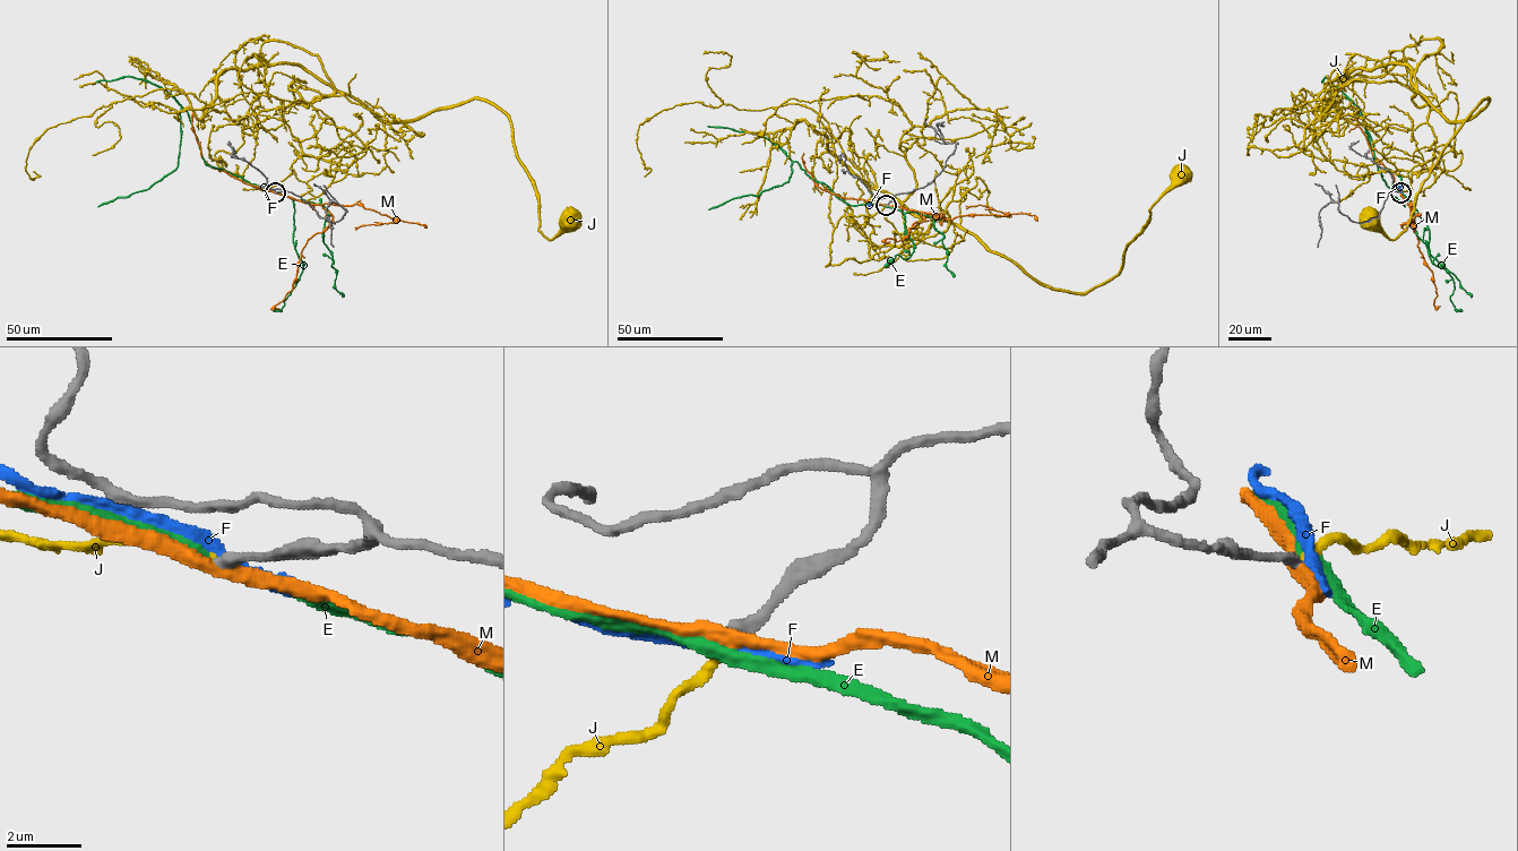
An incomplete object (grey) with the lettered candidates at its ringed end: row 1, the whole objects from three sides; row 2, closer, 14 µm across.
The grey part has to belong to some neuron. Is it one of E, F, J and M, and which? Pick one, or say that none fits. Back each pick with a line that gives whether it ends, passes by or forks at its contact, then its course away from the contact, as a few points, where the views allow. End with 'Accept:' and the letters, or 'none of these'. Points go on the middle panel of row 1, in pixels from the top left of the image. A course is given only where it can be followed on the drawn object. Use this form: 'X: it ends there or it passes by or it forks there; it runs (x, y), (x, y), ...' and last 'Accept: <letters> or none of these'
J: it ends there; it runs (886, 206), (838, 221), (826, 266), (869, 260), (936, 216), (1043, 283), (1086, 292), (1119, 272), (1181, 174)
Accept: J

